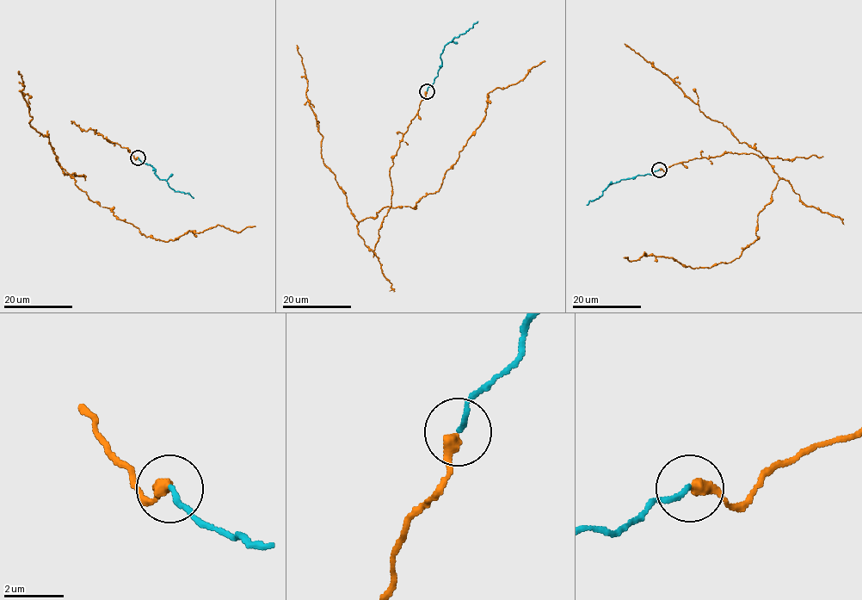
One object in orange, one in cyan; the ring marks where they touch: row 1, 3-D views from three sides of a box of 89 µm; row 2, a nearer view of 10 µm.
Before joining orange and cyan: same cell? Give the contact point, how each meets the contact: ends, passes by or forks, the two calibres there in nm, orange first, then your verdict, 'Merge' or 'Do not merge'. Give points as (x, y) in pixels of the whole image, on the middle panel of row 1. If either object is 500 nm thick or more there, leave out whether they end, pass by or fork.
Place: (427, 91). At the ring orange ends. At the ring cyan ends. Thickness 400 nm (orange) against 170 nm. Merge

